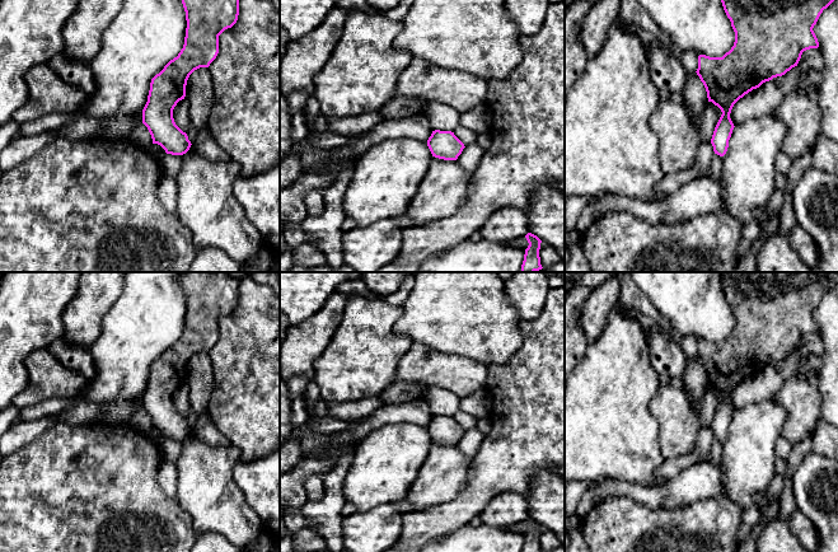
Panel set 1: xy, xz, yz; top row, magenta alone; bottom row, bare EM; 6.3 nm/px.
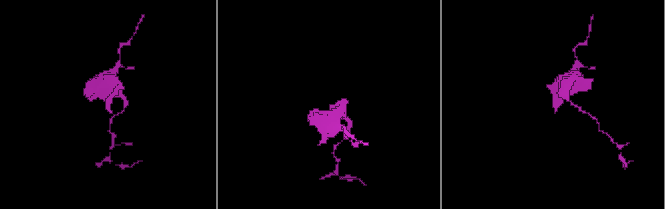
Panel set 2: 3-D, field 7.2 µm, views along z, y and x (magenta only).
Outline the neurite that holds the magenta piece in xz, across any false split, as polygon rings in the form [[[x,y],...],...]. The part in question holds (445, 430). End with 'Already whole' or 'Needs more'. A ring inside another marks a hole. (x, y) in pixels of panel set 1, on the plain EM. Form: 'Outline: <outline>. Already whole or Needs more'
Outline: [[[432,416],[427,425],[427,431],[432,441],[444,445],[457,445],[465,432],[464,429],[451,416]]]. Already whole

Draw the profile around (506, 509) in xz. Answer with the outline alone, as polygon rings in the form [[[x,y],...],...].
[[[502,492],[488,502],[479,518],[483,524],[501,529],[525,521],[529,518],[526,497]]]

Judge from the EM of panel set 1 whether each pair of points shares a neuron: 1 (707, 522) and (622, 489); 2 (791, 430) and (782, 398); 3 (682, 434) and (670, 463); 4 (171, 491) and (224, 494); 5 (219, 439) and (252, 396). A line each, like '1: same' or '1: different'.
1: different
2: same
3: different
4: different
5: different

